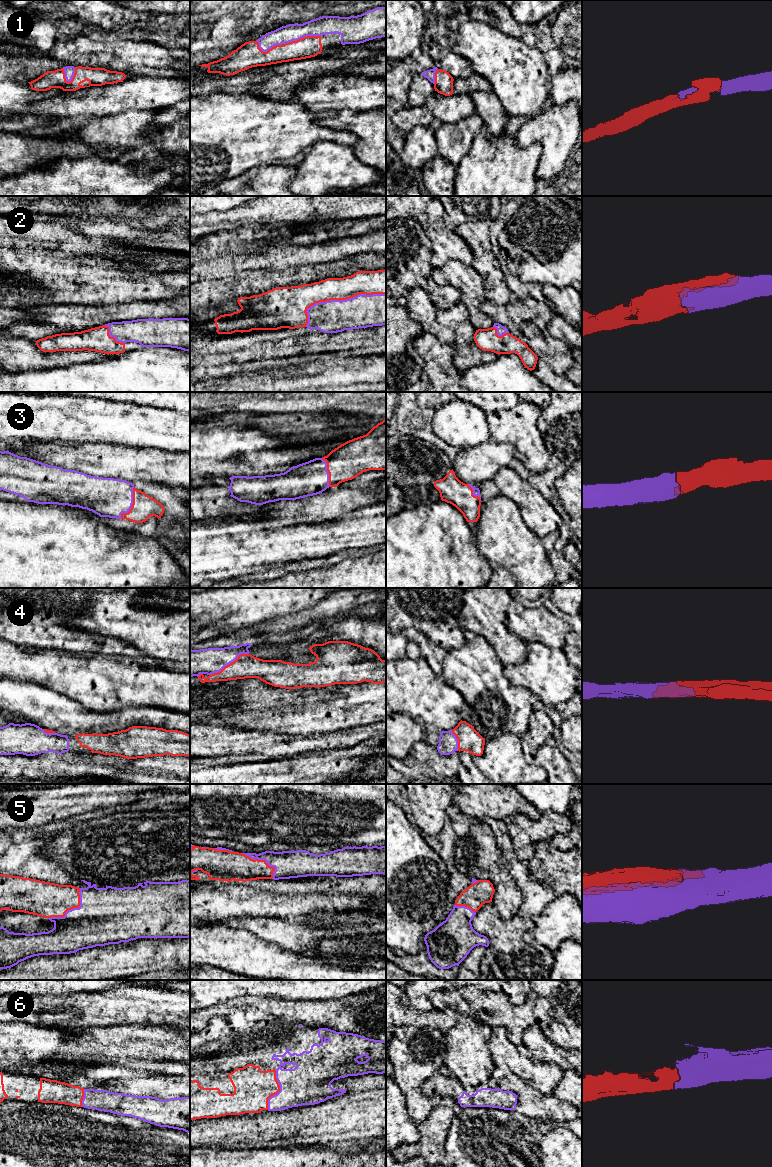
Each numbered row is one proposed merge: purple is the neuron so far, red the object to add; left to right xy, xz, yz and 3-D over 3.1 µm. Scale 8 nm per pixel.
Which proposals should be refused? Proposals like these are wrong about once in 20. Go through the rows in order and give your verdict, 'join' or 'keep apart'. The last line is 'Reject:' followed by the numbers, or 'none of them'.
1: join
2: join
3: join
4: join
5: join
6: join
Reject: none of them

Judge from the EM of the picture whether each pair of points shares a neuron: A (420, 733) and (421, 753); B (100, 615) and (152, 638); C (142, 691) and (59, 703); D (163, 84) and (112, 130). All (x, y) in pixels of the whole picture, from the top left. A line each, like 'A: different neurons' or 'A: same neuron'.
A: different neurons
B: same neuron
C: different neurons
D: different neurons

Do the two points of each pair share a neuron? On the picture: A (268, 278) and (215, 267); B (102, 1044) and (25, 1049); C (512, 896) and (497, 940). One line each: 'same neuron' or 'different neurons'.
A: different neurons
B: different neurons
C: different neurons

